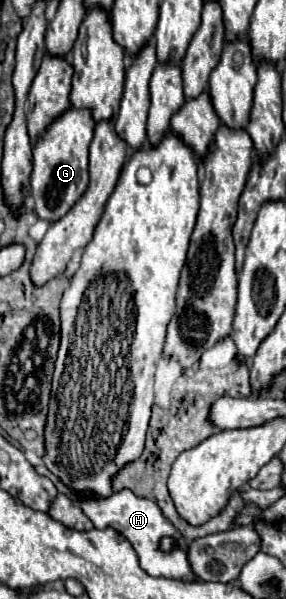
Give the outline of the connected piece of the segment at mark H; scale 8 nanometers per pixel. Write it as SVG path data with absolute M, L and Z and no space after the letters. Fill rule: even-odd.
M37 466L37 472L39 474L45 474L53 480L53 484L57 486L59 492L63 492L65 496L69 496L71 500L77 500L81 510L85 512L85 516L95 524L97 530L103 530L103 528L113 528L117 530L131 546L133 550L137 552L139 556L139 562L141 562L141 568L147 570L151 576L165 576L165 578L179 578L179 580L197 580L191 566L189 566L189 560L187 560L187 546L183 544L181 540L181 534L163 518L159 506L147 498L137 498L131 490L123 490L123 492L117 492L117 494L111 494L109 498L101 500L101 498L77 498L75 492L71 492L63 482L59 482L45 466ZM163 536L173 536L177 540L177 548L171 550L171 552L161 552L159 550L159 540Z

